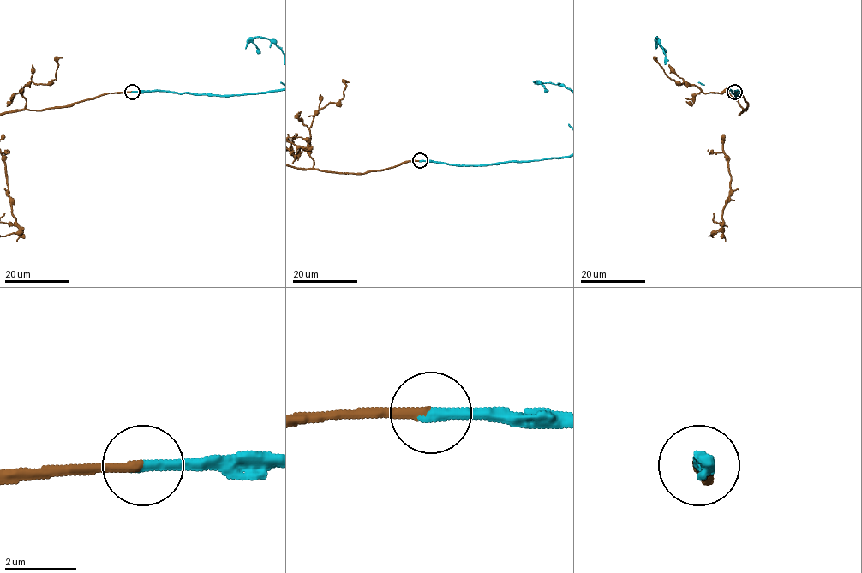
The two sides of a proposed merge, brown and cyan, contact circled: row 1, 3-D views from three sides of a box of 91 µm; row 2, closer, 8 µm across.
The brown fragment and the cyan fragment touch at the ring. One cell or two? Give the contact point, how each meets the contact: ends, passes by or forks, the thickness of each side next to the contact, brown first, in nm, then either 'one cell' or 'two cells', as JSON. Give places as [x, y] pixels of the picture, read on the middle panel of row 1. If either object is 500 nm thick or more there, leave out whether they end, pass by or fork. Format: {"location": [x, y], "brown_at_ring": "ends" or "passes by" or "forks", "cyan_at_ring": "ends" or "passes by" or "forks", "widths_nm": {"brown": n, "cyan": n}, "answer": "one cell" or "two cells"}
{"location": [420, 160], "brown_at_ring": "ends", "cyan_at_ring": "ends", "widths_nm": {"brown": 280, "cyan": 300}, "answer": "one cell"}

